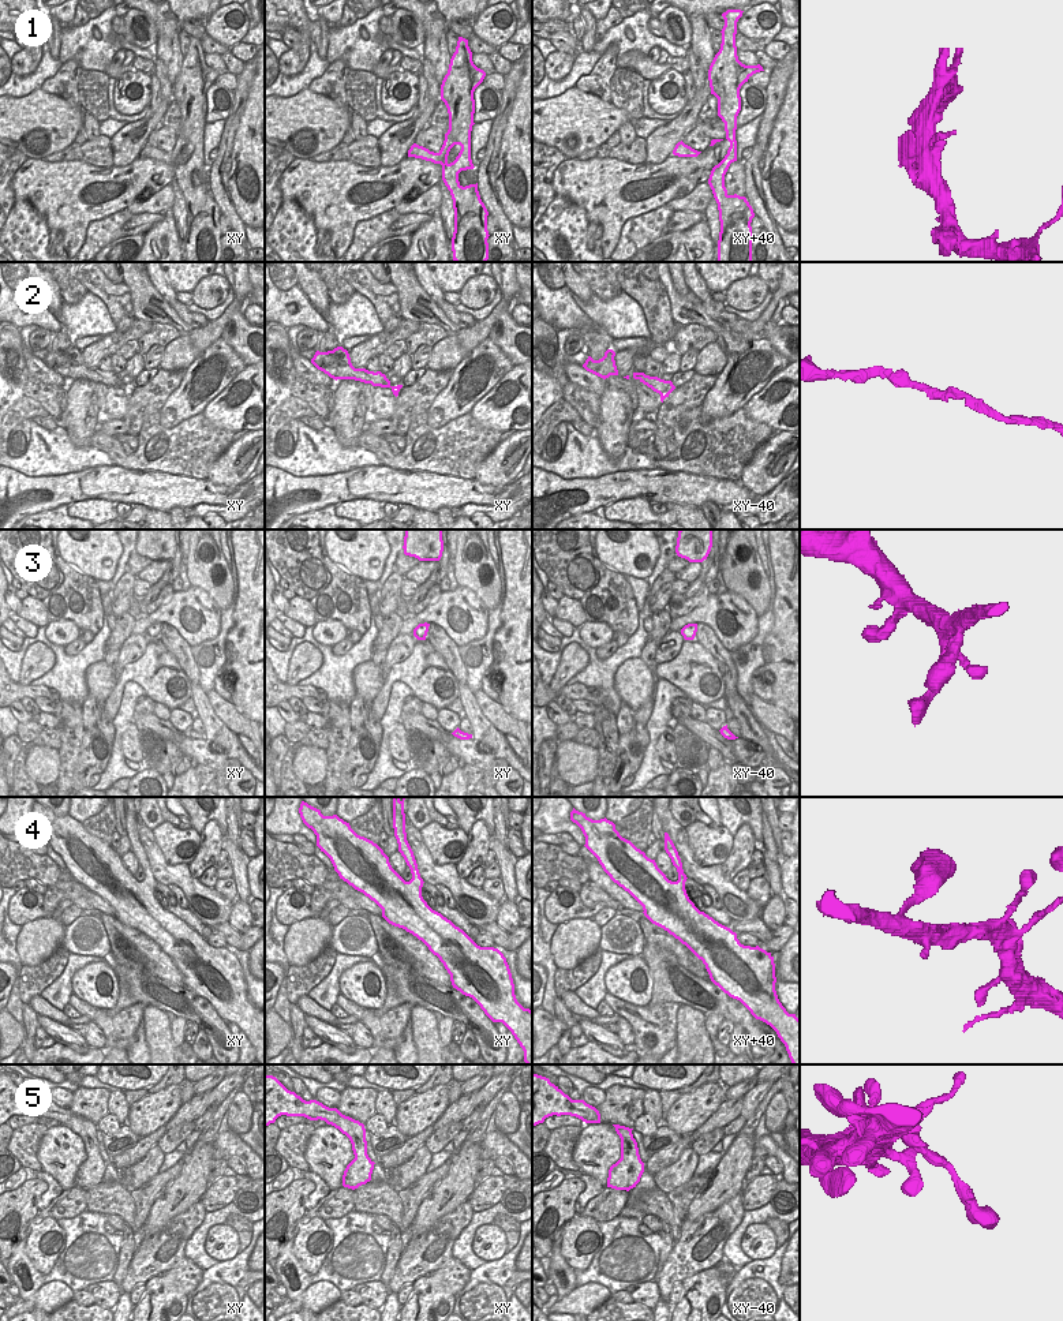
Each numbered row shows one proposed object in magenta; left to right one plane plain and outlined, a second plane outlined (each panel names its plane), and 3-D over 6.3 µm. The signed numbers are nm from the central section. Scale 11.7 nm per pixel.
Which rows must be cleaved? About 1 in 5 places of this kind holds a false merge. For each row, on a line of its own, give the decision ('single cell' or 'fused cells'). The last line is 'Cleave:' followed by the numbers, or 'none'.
1: single cell
2: single cell
3: single cell
4: single cell
5: single cell
Cleave: none

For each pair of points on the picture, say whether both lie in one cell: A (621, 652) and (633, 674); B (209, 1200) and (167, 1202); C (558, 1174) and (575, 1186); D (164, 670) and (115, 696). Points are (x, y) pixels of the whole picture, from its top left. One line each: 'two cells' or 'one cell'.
A: two cells
B: two cells
C: two cells
D: one cell

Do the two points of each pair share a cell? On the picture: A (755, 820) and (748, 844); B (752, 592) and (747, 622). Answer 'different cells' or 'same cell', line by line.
A: different cells
B: different cells

